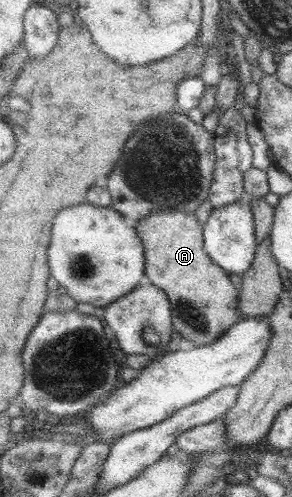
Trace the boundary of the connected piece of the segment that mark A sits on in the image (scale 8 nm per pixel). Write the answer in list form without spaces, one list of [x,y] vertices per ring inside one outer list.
[[[164,210],[141,220],[136,228],[145,247],[146,281],[169,295],[174,330],[195,346],[216,342],[243,318],[230,275],[206,253],[204,229],[193,212]]]

